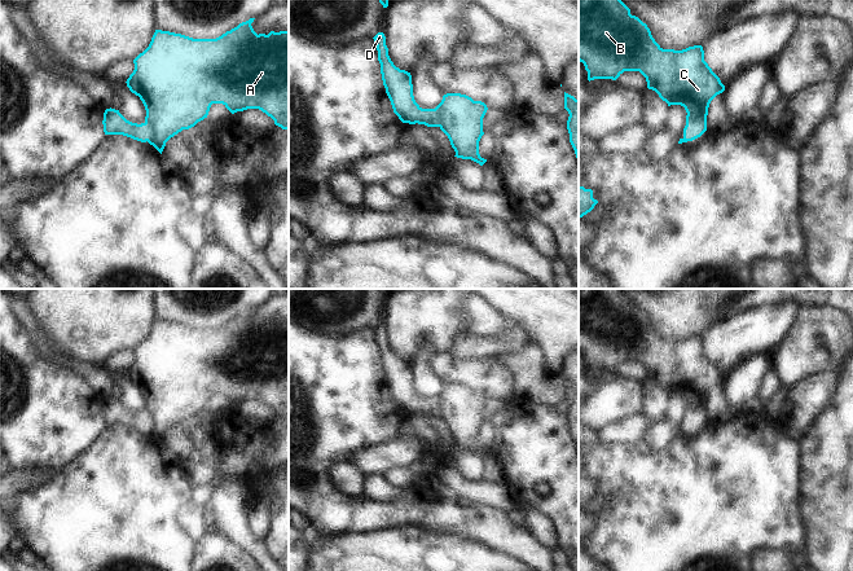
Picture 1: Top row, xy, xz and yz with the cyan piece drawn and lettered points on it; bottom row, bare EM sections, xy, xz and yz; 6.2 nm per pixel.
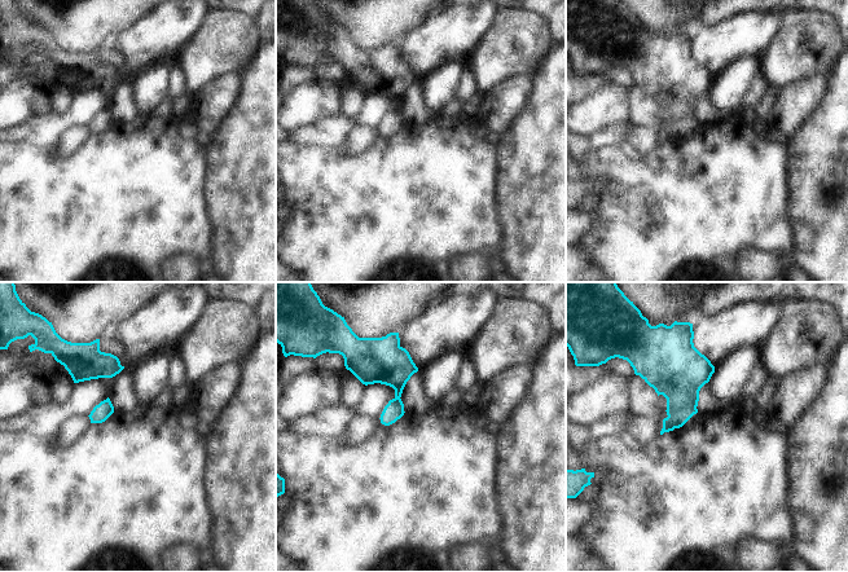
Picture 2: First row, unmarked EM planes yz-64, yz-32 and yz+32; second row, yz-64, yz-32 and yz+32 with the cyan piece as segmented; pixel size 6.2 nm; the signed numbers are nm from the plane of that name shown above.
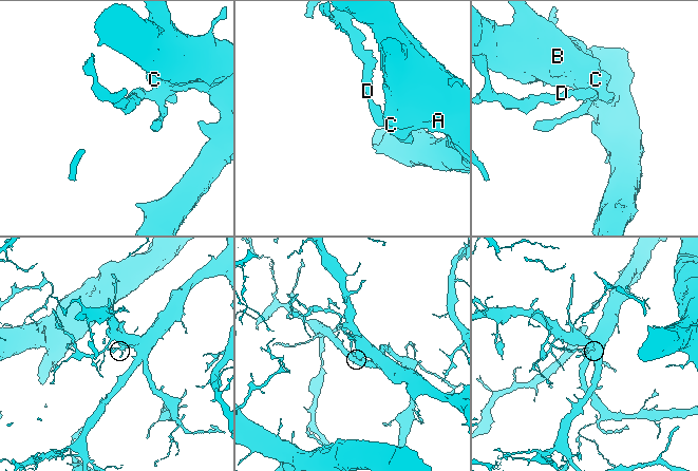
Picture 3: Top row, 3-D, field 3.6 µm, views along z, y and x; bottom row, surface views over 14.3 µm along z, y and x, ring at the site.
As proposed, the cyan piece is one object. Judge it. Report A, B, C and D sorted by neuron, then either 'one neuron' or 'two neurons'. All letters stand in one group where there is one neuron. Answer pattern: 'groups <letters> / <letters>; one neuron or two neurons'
groups A B C / D; two neurons

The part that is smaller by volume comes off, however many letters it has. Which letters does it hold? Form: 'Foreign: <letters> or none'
Foreign: D

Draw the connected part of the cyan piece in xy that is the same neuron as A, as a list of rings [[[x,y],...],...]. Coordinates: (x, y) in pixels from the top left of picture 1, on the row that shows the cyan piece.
[[[250,18],[249,21],[239,23],[237,27],[227,31],[216,39],[193,39],[181,34],[155,30],[149,47],[133,60],[135,70],[126,83],[129,91],[138,96],[145,106],[145,122],[151,126],[148,142],[153,145],[161,154],[166,146],[166,142],[171,137],[173,137],[183,129],[189,129],[194,127],[198,122],[207,118],[212,104],[223,104],[232,114],[247,109],[259,109],[268,117],[271,117],[274,120],[276,126],[281,127],[282,129],[289,129],[289,31],[271,31],[268,35],[258,35],[251,26],[254,19],[255,18]]]

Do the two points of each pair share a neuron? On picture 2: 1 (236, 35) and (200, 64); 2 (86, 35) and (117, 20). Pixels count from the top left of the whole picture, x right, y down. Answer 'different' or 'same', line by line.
1: same
2: same

